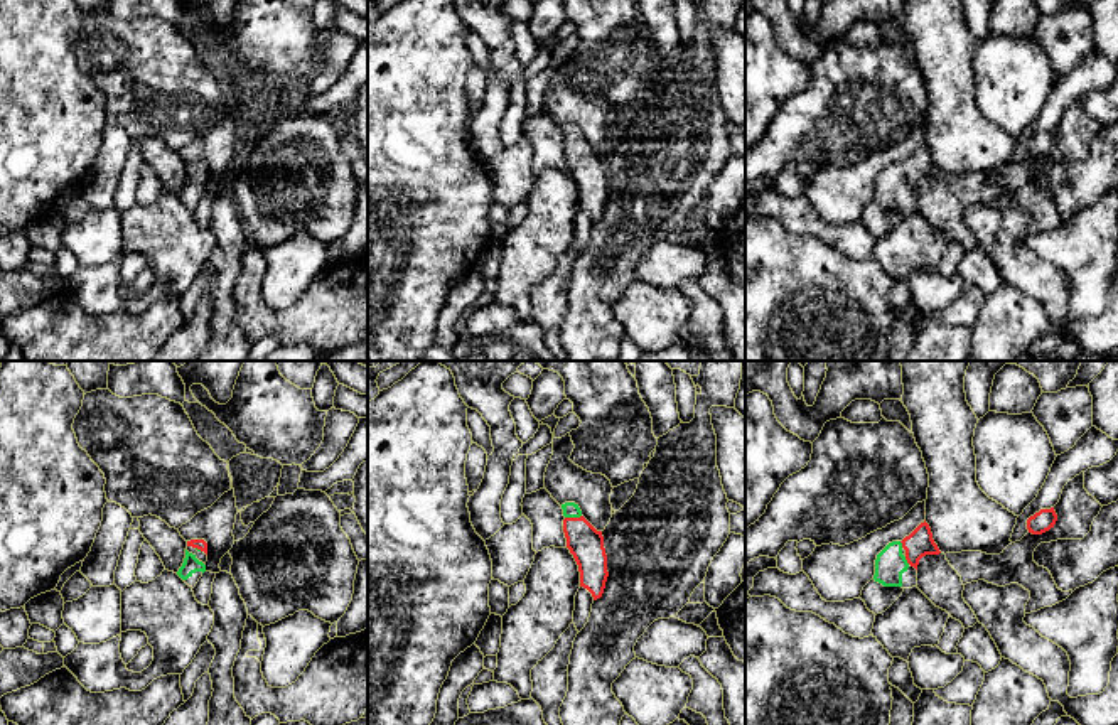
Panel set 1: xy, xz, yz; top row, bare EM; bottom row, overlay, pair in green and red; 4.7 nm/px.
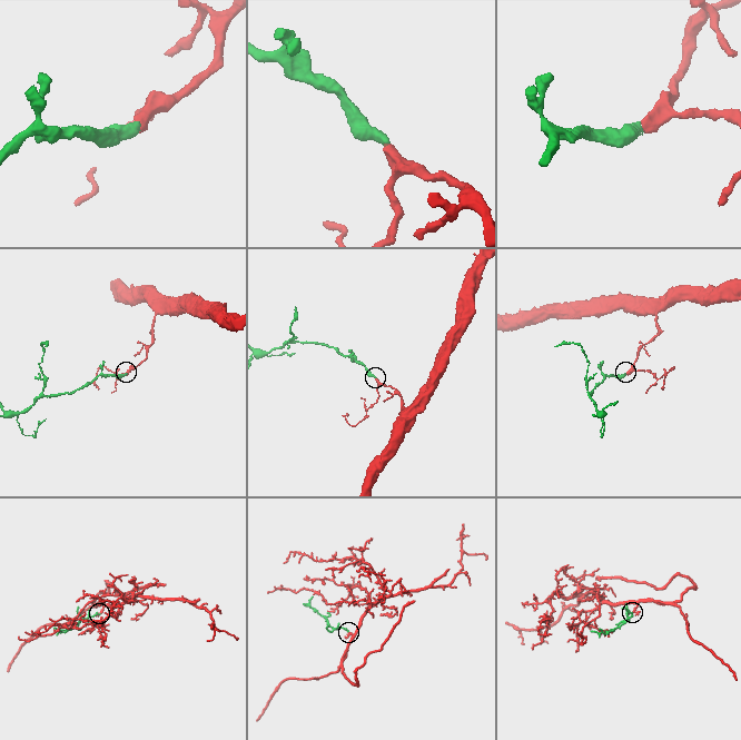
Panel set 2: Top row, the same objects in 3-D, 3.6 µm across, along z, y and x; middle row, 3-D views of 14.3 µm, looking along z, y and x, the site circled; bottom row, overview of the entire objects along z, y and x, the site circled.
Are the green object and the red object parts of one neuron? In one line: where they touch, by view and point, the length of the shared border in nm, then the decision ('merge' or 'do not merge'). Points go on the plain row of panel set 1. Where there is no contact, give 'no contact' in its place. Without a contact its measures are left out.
xz (572, 139) | 80 nm | merge

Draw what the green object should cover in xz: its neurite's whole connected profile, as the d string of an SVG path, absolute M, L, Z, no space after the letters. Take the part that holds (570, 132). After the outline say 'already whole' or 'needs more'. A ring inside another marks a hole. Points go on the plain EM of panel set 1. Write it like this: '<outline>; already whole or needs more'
M565 125L562 132L567 170L578 187L580 209L587 211L597 223L602 219L609 199L602 153L597 153L582 138L578 126Z; needs more

